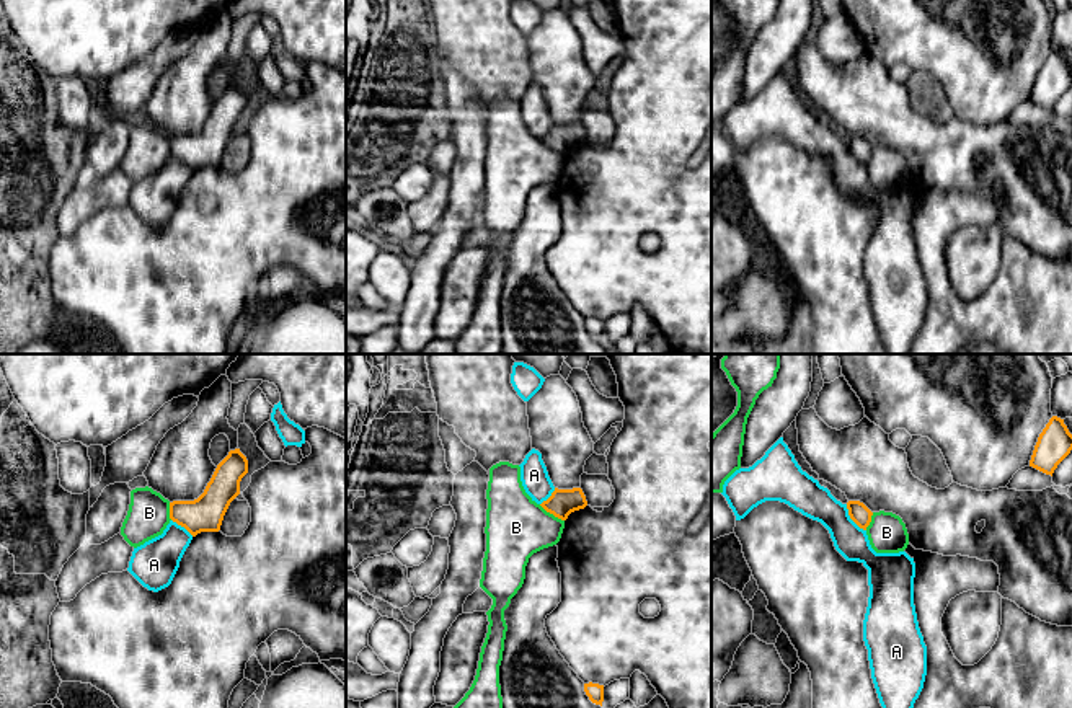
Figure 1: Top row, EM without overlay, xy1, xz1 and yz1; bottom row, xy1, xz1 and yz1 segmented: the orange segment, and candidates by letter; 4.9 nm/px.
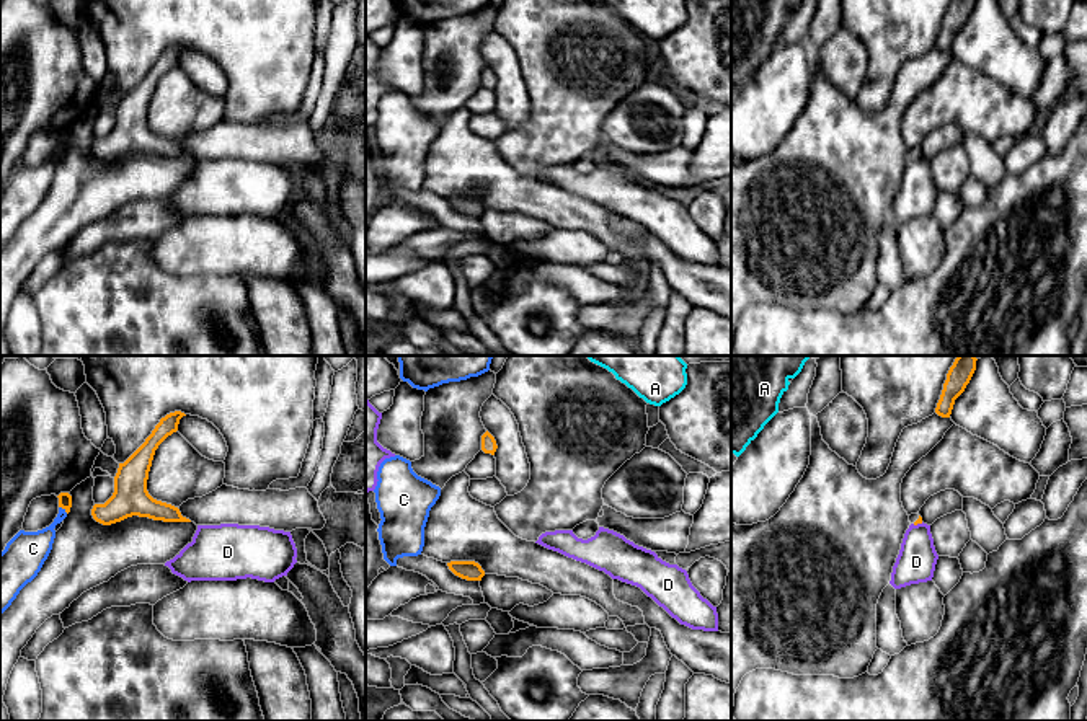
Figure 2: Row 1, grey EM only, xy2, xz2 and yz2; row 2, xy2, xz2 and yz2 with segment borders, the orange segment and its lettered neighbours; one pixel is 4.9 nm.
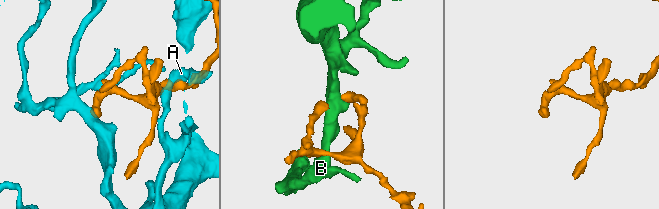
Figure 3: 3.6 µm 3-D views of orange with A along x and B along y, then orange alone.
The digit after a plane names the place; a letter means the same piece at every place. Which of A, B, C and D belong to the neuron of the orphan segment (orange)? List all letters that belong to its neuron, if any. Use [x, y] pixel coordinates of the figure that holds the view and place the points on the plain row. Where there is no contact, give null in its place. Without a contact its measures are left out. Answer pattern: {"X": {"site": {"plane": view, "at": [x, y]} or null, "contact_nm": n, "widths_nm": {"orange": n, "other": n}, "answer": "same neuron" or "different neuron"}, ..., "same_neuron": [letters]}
{"A": {"site": {"plane": "yz1", "at": [852, 154]}, "contact_nm": 170, "widths_nm": {"orange": 100, "other": 170}, "answer": "different neuron"}, "B": {"site": {"plane": "xz1", "at": [552, 147]}, "contact_nm": 150, "widths_nm": {"orange": 140, "other": 300}, "answer": "different neuron"}, "C": {"site": {"plane": "xy2", "at": [64, 142]}, "contact_nm": 60, "widths_nm": {"orange": 60, "other": 160}, "answer": "different neuron"}, "D": {"site": {"plane": "yz2", "at": [918, 157]}, "contact_nm": 60, "widths_nm": {"orange": 30, "other": 190}, "answer": "different neuron"}, "same_neuron": []}

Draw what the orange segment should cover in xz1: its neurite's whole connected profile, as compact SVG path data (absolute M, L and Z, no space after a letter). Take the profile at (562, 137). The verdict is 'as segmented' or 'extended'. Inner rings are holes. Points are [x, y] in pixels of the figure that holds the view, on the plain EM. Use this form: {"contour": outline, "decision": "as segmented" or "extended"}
{"contour": "M555 122L552 131L540 140L555 152L566 155L571 147L584 144L587 140L587 135L581 122L573 124Z", "decision": "as segmented"}

